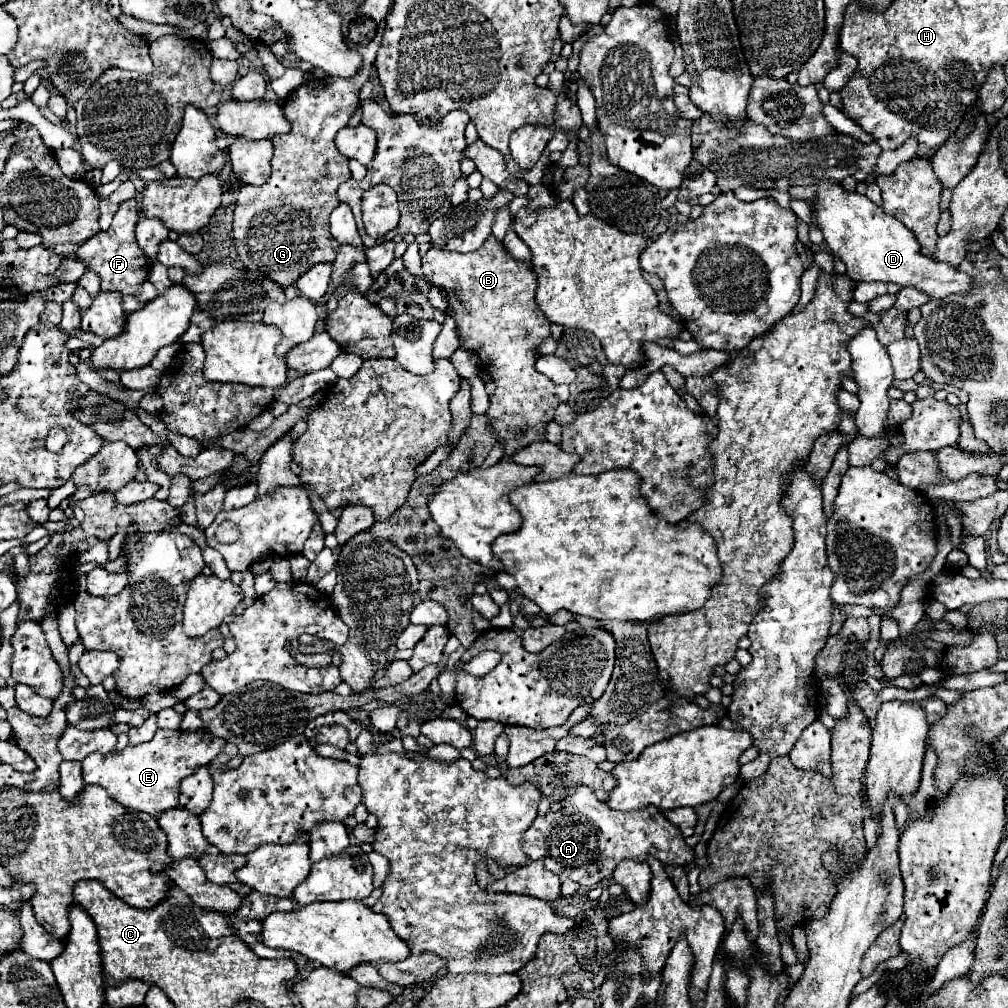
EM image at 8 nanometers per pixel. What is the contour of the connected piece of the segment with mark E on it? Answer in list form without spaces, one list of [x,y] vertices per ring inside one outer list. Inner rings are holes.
[[[158,730],[148,742],[126,746],[110,754],[88,754],[82,760],[82,776],[86,784],[102,786],[120,804],[158,816],[160,812],[178,806],[180,780],[190,776],[194,768],[208,764],[224,746],[224,740],[210,732],[182,732],[182,730]]]

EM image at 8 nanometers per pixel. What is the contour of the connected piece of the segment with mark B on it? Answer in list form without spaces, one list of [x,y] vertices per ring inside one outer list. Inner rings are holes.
[[[490,236],[482,244],[482,248],[468,252],[468,254],[448,252],[448,250],[432,246],[422,256],[422,274],[424,274],[424,280],[430,286],[438,286],[446,294],[446,302],[448,302],[446,314],[452,316],[454,322],[456,322],[460,348],[474,352],[480,360],[480,364],[494,378],[496,392],[490,396],[488,416],[494,420],[492,428],[496,430],[498,444],[504,446],[506,454],[512,454],[516,448],[522,448],[524,444],[542,440],[546,424],[552,420],[558,400],[554,396],[554,384],[544,374],[538,374],[536,368],[534,368],[534,362],[538,358],[536,350],[538,350],[540,342],[546,336],[550,336],[550,330],[548,330],[550,322],[540,312],[540,308],[534,300],[534,294],[536,294],[536,288],[538,288],[534,272],[526,264],[516,262],[504,250],[502,242],[498,242],[496,238]]]

